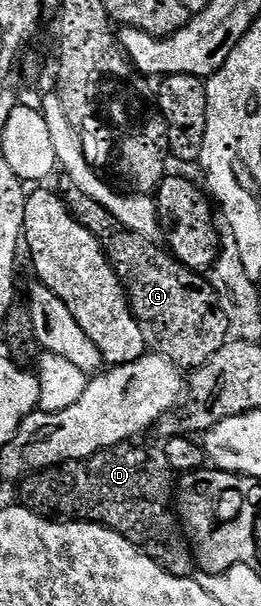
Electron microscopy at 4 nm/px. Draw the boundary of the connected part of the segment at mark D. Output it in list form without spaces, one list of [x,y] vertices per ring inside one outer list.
[[[139,443],[114,445],[112,449],[102,449],[97,455],[62,461],[38,473],[30,473],[18,482],[18,500],[23,508],[33,511],[38,517],[66,519],[69,521],[91,521],[121,534],[129,543],[137,546],[142,553],[149,555],[162,569],[178,578],[189,578],[196,574],[197,566],[191,553],[190,544],[180,529],[173,502],[175,499],[175,472],[165,459],[162,448],[150,449]]]

